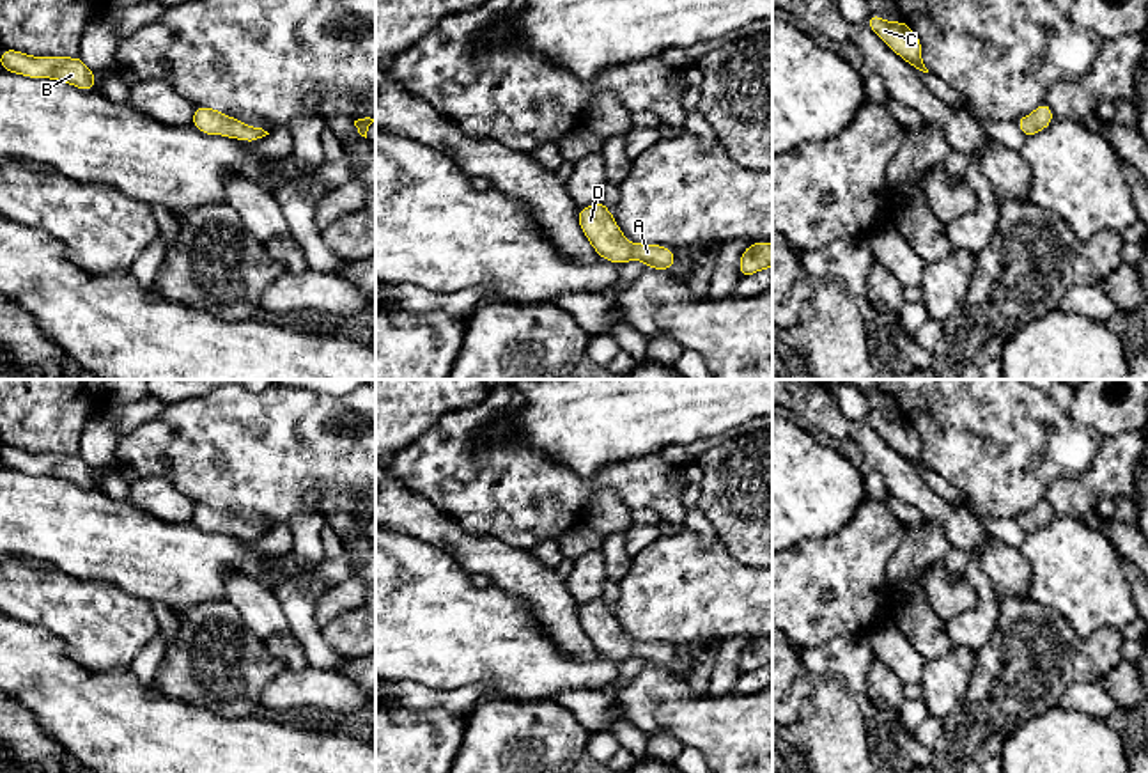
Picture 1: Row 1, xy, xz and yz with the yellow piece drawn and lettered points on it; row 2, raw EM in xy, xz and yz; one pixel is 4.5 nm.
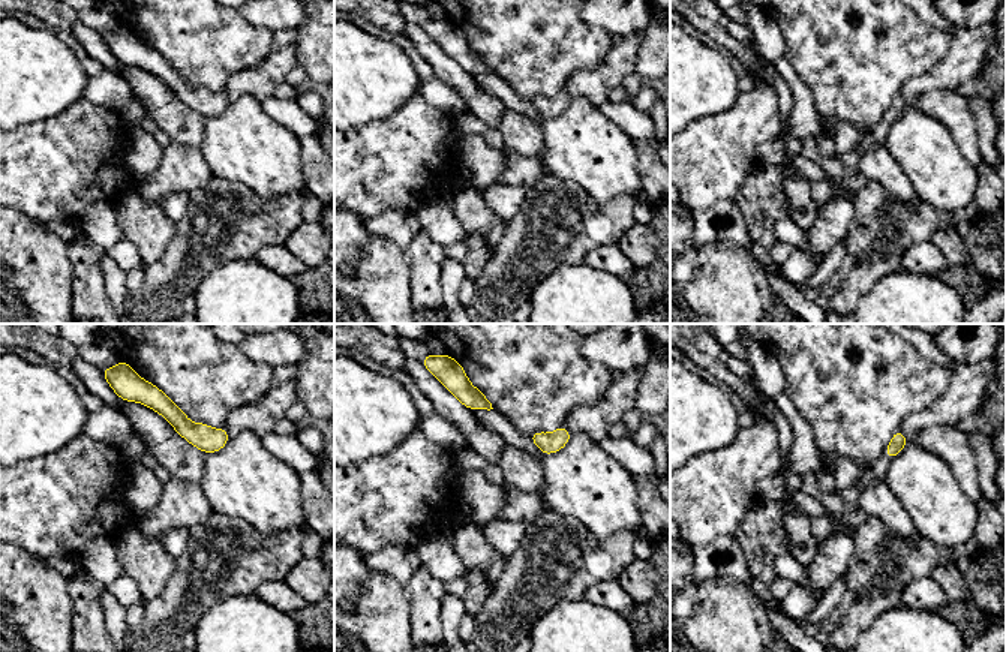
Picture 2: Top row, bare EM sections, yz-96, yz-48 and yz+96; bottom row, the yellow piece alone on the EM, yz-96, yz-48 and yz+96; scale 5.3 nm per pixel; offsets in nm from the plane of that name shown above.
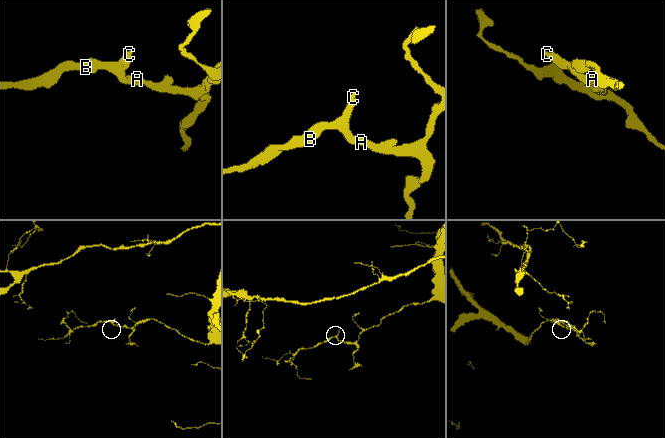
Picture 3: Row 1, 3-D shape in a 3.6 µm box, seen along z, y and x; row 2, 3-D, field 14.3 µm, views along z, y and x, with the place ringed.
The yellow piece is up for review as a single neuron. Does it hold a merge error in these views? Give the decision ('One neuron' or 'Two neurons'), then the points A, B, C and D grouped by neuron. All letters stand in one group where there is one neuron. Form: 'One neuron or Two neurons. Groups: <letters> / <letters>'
One neuron. Groups: A B C D

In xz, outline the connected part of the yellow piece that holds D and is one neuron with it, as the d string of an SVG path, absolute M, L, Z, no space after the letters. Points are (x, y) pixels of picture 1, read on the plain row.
M602 597L579 606L578 617L593 647L606 658L618 663L631 656L643 658L648 665L661 668L675 663L673 647L629 640Z

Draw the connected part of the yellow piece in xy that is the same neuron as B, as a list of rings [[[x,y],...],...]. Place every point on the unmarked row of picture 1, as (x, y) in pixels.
[[[4,447],[0,461],[4,468],[28,475],[51,475],[83,488],[96,488],[94,468],[80,454],[30,454],[16,447]]]

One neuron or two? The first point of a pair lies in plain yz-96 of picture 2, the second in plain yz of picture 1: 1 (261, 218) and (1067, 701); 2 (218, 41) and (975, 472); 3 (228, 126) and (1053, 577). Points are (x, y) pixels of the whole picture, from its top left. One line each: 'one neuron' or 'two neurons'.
1: two neurons
2: one neuron
3: one neuron

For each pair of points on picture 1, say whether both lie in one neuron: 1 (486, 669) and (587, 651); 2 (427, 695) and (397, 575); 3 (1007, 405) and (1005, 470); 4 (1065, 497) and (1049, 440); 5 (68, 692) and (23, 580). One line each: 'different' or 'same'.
1: different
2: different
3: same
4: different
5: different

